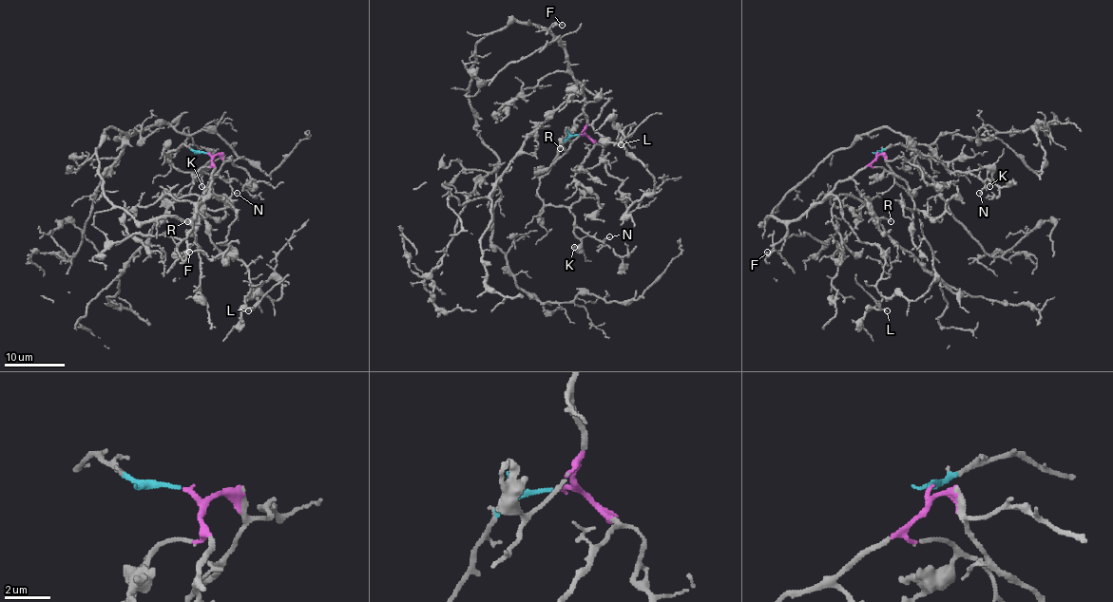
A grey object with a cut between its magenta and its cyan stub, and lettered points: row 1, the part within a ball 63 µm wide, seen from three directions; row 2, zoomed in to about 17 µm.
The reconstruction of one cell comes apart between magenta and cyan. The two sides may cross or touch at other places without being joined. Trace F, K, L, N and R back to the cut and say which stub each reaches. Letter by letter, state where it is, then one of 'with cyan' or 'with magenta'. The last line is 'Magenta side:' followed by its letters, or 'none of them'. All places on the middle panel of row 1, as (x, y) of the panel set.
F: place (562, 25); with magenta
K: place (574, 247); with cyan
L: place (621, 144); with magenta
N: place (609, 236); with cyan
R: place (560, 148); with magenta
Magenta side: F, L, R

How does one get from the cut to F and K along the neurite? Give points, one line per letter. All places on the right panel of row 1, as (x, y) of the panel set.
F: (876, 153), (874, 159), (852, 176), (840, 180), (818, 203), (789, 224), (787, 234), (766, 260), (767, 252)
K: (876, 153), (899, 144), (948, 164), (949, 171), (987, 167), (991, 175), (989, 186)

